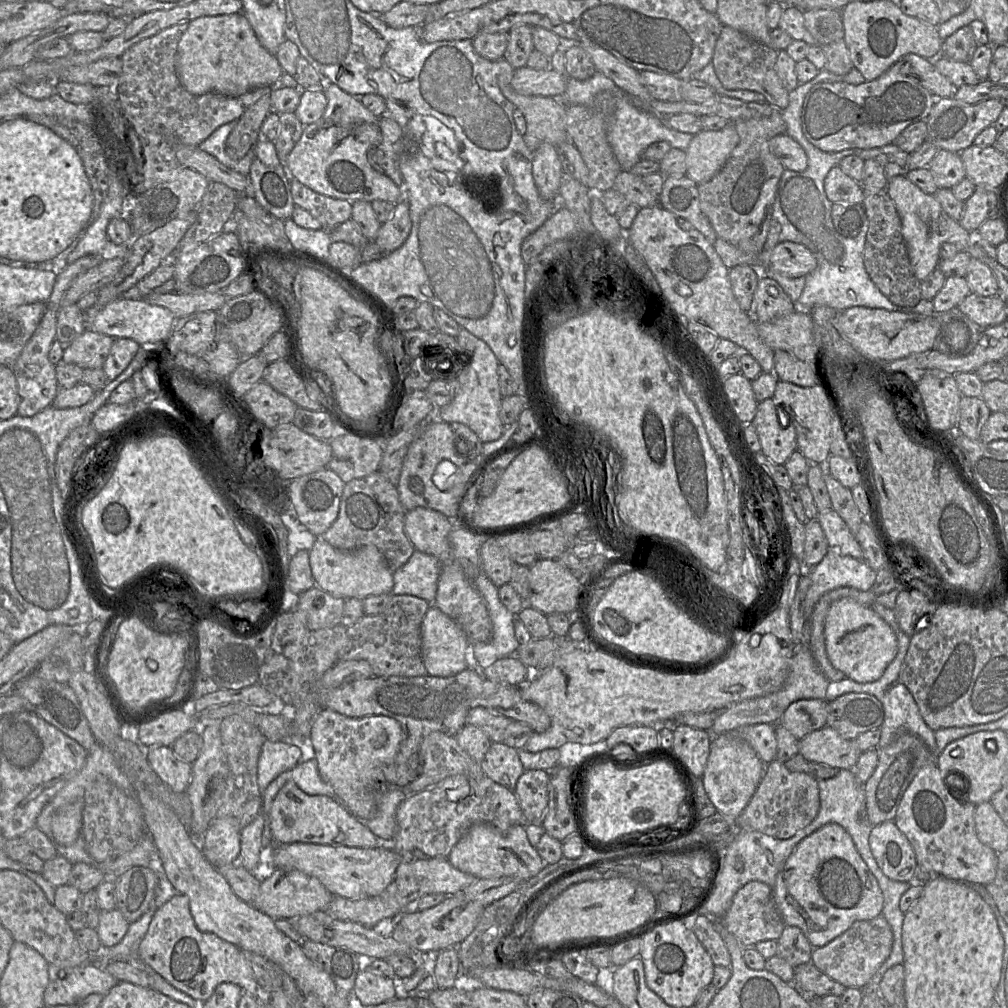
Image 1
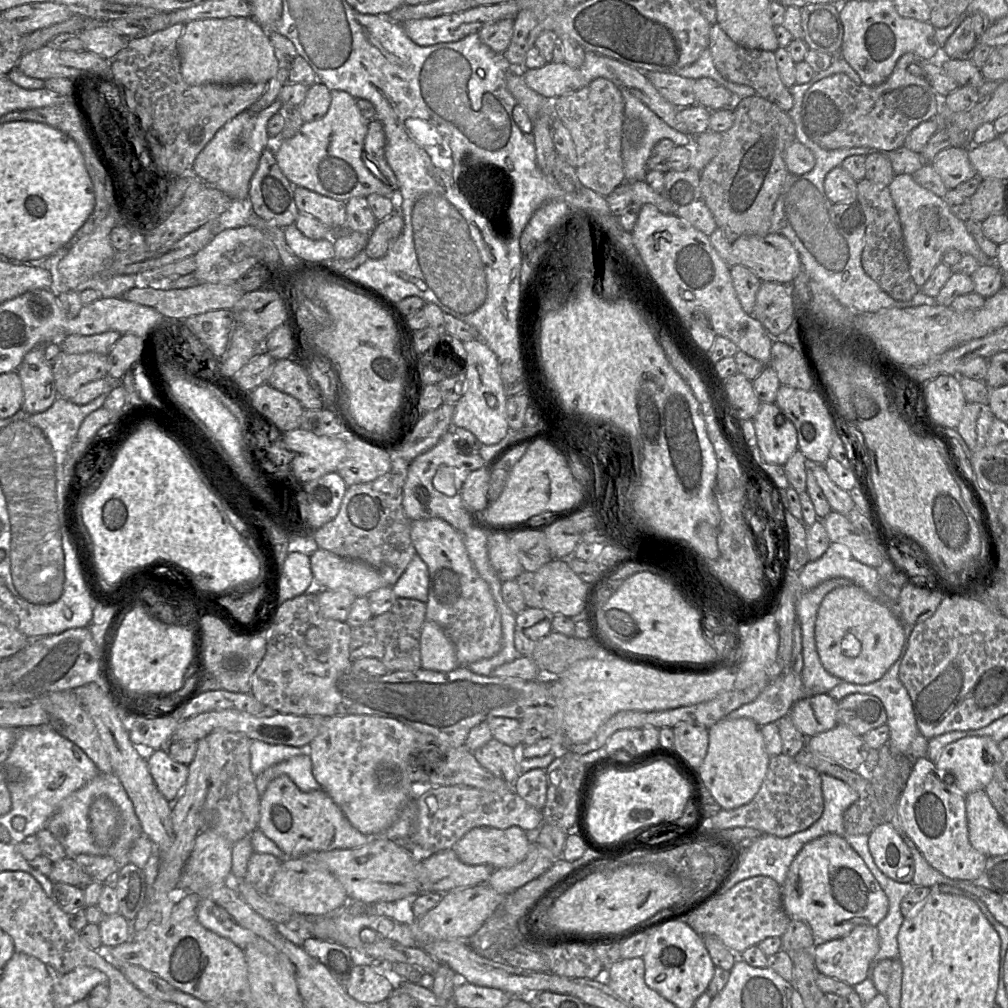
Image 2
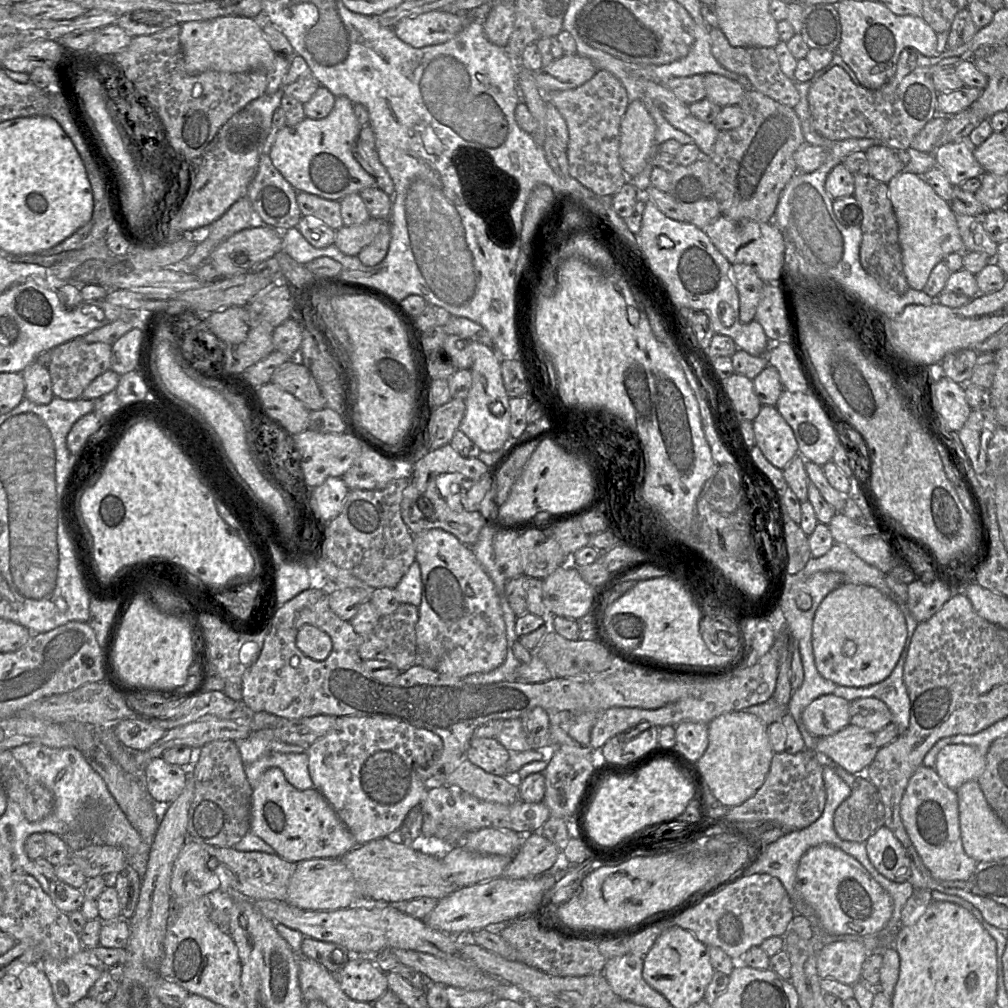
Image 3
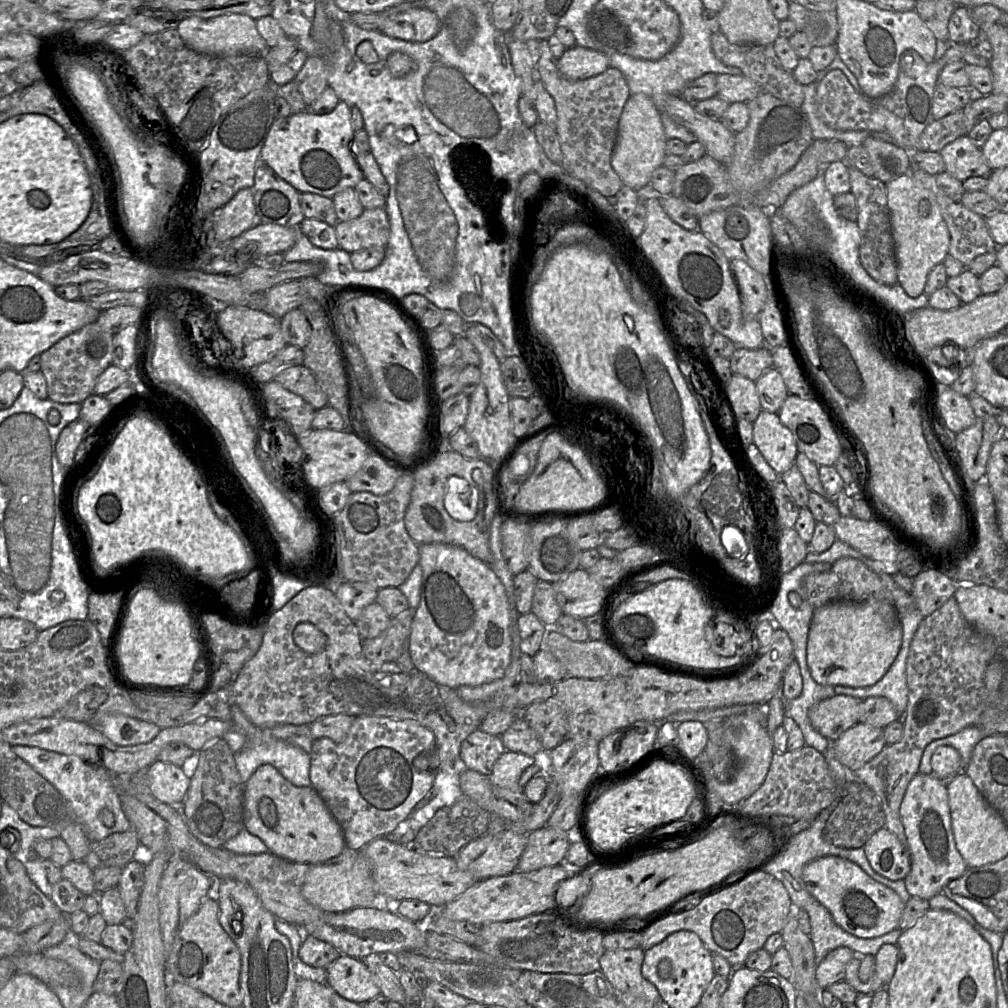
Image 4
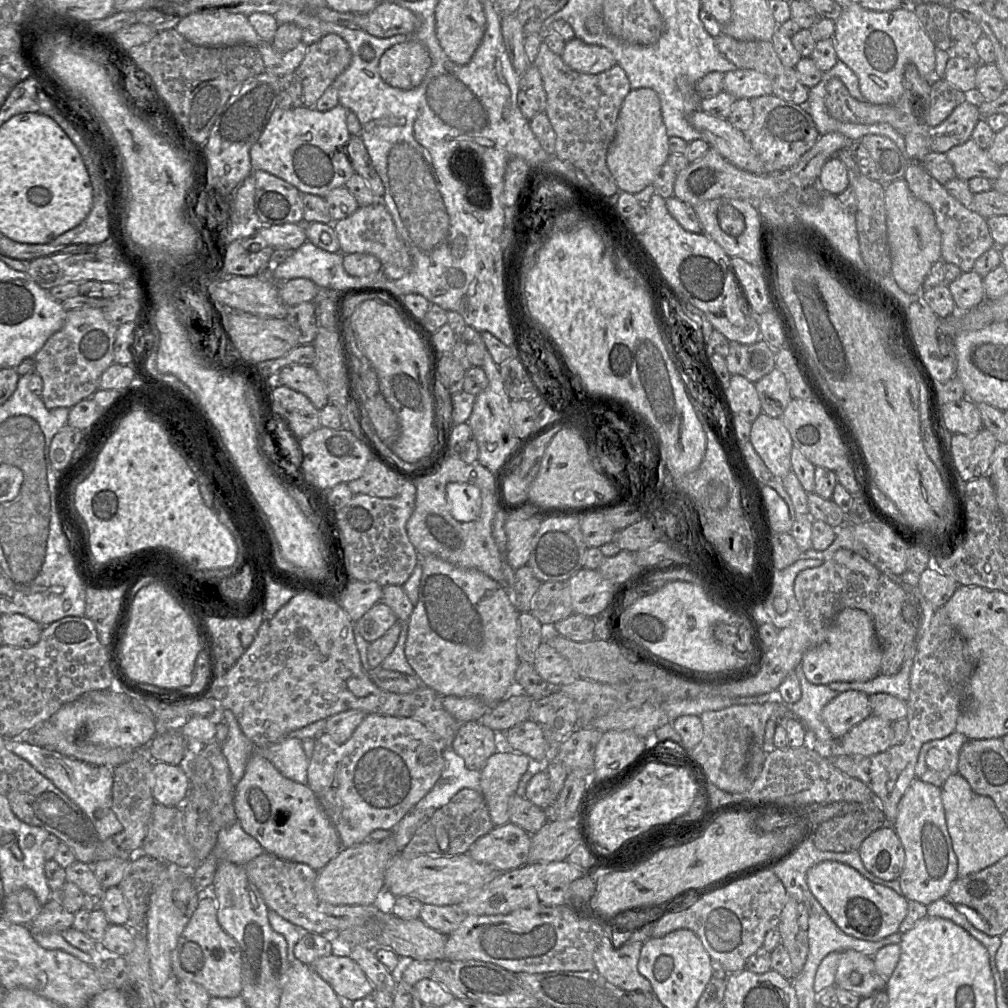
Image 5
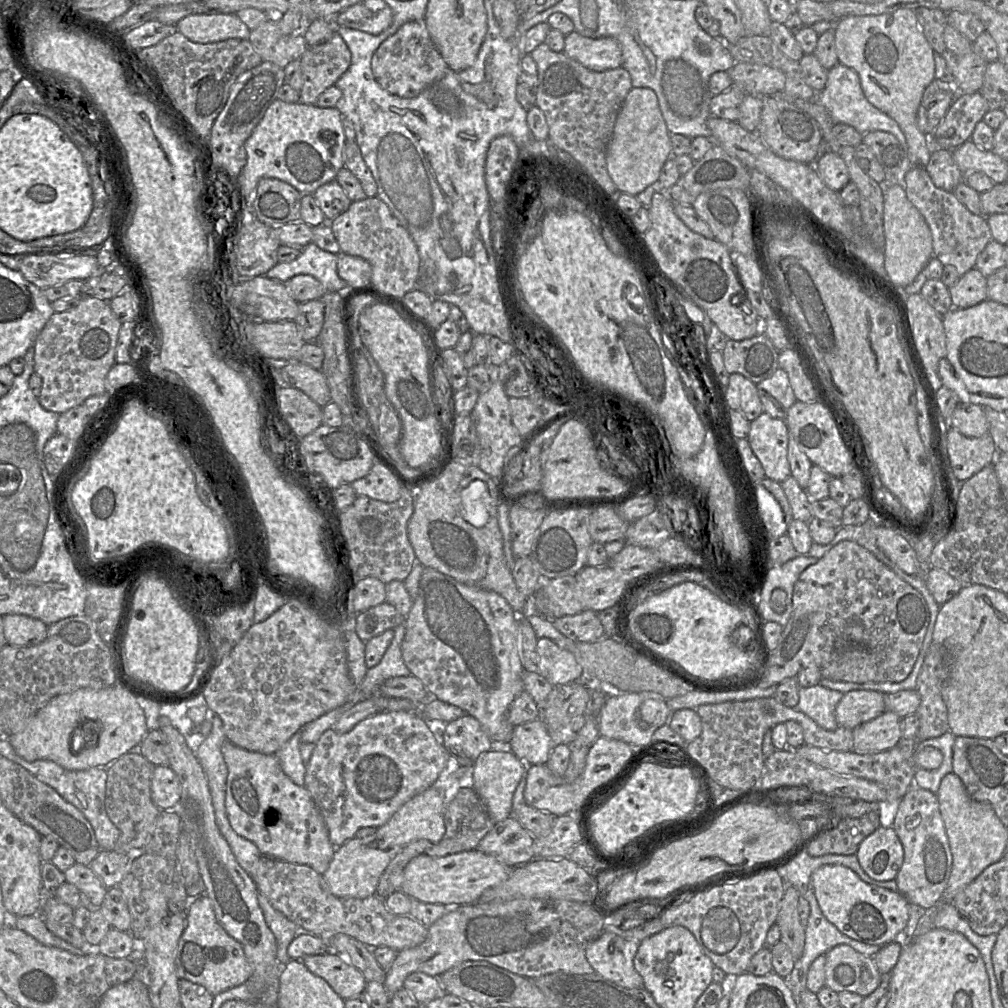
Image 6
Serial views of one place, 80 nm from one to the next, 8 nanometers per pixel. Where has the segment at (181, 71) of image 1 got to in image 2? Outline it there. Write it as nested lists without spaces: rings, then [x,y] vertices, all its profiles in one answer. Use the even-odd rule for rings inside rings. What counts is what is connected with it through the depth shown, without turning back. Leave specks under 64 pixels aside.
[[[252,17],[190,21],[178,40],[178,52],[181,75],[194,86],[268,82],[280,68],[267,30]]]

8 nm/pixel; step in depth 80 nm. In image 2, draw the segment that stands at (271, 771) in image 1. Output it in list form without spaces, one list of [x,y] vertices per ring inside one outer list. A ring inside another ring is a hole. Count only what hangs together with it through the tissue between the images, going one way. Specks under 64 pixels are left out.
[[[254,740],[250,745],[251,771],[256,777],[271,766],[304,754],[302,747],[269,744]]]

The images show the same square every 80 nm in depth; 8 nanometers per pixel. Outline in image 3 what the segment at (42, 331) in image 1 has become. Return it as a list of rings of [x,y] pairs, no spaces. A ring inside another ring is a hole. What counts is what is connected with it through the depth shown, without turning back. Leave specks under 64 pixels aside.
[[[33,361],[21,374],[25,382],[24,395],[28,400],[39,405],[46,405],[52,401],[54,394],[48,367]]]

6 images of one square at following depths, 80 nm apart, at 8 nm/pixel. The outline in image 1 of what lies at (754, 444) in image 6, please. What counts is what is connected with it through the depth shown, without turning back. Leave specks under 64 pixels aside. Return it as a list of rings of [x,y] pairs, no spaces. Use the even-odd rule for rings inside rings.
[[[768,398],[758,403],[751,423],[756,428],[761,452],[773,463],[784,465],[797,450],[797,434],[791,418],[788,426],[783,428],[778,421],[776,405],[772,398]]]

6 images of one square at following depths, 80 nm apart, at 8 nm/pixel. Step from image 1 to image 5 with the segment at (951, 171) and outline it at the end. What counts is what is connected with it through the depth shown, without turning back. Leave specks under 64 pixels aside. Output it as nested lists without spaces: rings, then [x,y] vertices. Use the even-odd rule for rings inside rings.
[[[972,139],[952,147],[946,152],[952,164],[956,177],[969,180],[973,177],[984,177],[995,181],[1001,170],[988,155],[987,150],[981,149]]]

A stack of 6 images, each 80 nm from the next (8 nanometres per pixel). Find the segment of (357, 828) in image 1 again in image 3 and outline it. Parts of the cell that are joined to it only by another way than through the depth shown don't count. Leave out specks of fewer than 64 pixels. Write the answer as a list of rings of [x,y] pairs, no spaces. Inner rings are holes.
[[[277,767],[267,769],[253,789],[250,831],[269,844],[286,861],[340,858],[358,845],[333,807],[319,790],[298,790]]]

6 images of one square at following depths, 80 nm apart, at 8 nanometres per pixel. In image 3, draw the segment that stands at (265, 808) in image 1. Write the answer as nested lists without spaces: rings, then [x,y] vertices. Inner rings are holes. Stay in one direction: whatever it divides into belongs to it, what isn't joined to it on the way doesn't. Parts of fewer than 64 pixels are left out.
[[[274,752],[245,765],[245,773],[253,789],[258,785],[262,774],[271,767],[281,769],[286,780],[298,790],[314,788],[309,774],[308,754]]]

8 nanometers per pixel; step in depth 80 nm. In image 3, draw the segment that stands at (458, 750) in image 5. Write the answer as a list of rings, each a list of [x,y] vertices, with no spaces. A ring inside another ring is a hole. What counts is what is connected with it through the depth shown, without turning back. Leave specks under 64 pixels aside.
[[[472,738],[466,759],[485,772],[507,776],[510,752],[496,738]]]

